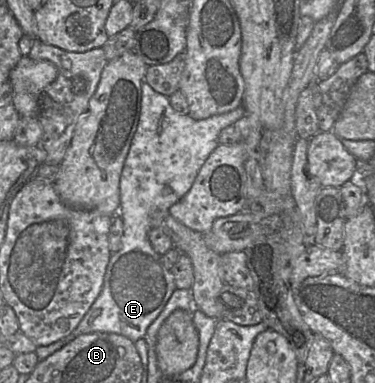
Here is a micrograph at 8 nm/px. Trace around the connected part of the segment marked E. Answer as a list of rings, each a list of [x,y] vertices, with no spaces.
[[[143,81],[139,120],[120,176],[120,209],[118,214],[123,220],[121,247],[110,256],[99,295],[77,327],[67,337],[60,339],[64,341],[64,345],[79,335],[93,332],[116,333],[133,342],[144,338],[148,327],[157,318],[176,289],[171,270],[166,268],[162,255],[154,250],[148,238],[150,229],[154,227],[154,217],[157,222],[157,214],[168,211],[170,206],[189,191],[200,168],[219,145],[220,131],[233,125],[245,114],[243,105],[240,105],[232,111],[195,120],[188,114],[177,113],[171,107],[169,97],[156,92]]]

